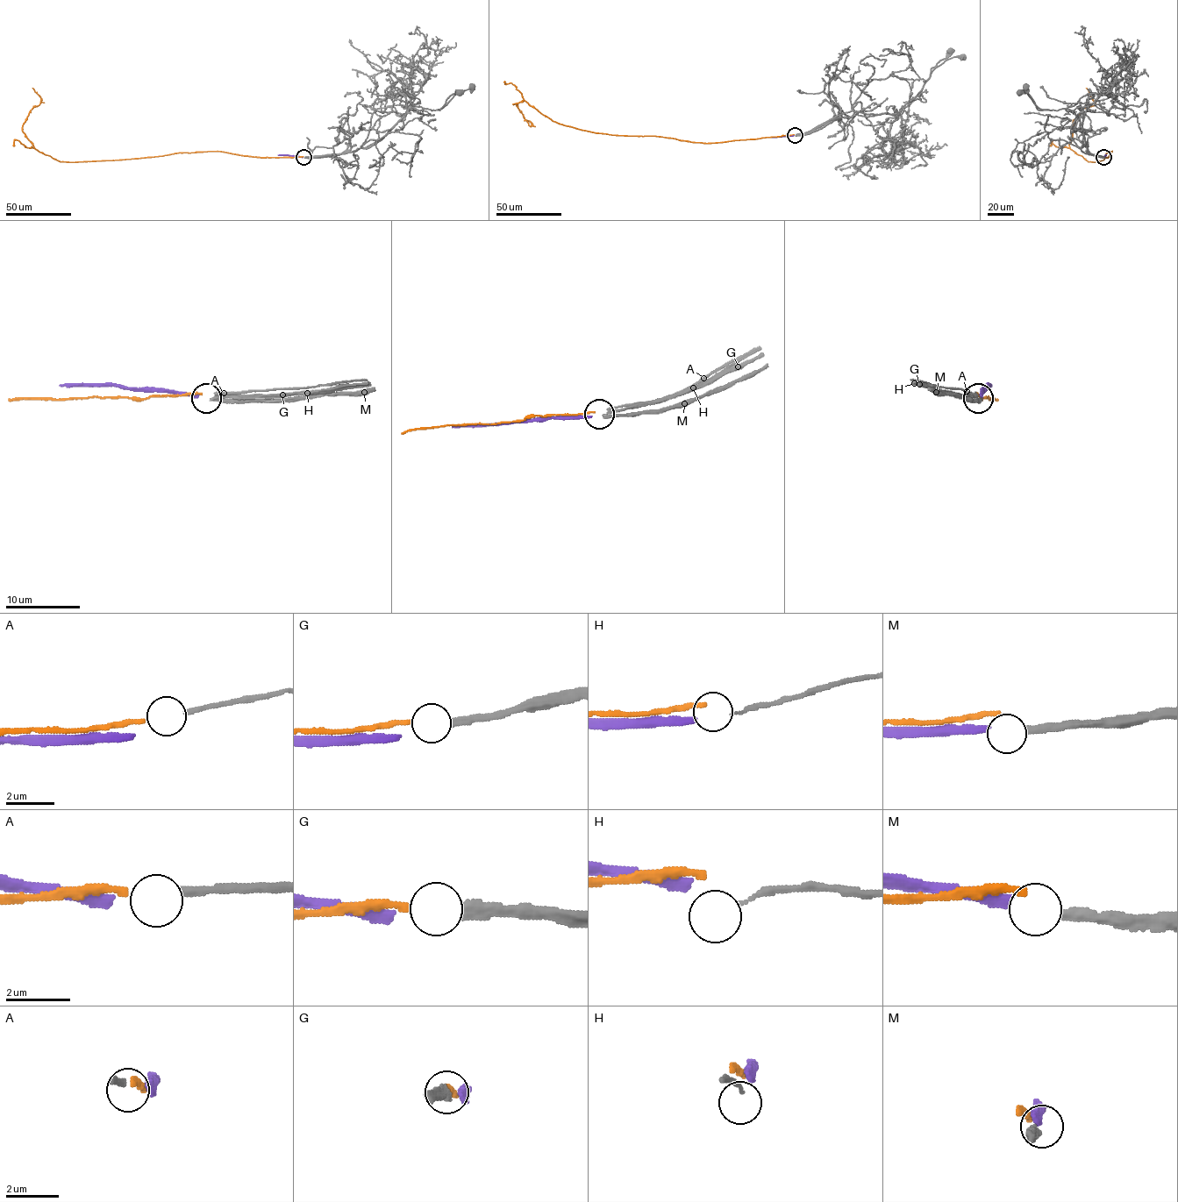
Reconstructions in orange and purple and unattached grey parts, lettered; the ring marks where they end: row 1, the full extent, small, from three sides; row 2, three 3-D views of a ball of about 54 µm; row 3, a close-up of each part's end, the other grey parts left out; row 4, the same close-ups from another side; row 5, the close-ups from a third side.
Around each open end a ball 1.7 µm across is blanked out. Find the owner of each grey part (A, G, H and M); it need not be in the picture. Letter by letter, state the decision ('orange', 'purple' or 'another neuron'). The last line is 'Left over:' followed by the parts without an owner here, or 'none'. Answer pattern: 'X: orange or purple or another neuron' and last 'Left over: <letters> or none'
A: orange
G: another neuron
H: another neuron
M: purple
Left over: G, H

